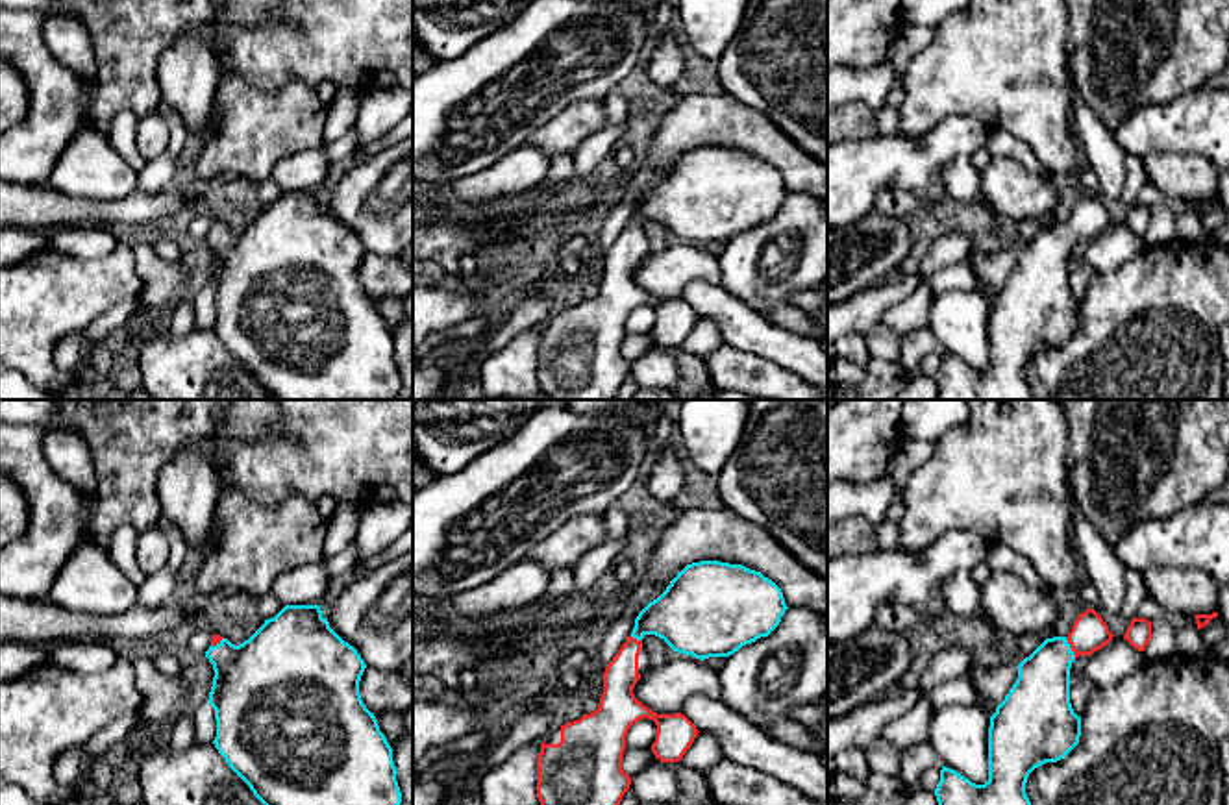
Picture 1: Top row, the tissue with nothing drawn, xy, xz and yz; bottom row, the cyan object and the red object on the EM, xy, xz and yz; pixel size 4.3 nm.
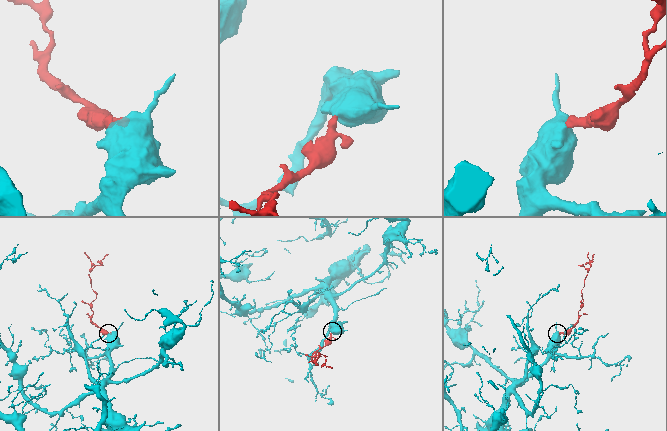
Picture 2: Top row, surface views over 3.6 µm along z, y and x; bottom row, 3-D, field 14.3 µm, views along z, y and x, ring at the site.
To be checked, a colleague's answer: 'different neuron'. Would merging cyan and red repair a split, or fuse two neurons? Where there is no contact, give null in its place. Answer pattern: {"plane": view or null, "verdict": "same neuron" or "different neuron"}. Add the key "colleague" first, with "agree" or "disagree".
{"colleague": "disagree", "plane": "yz", "verdict": "same neuron"}

